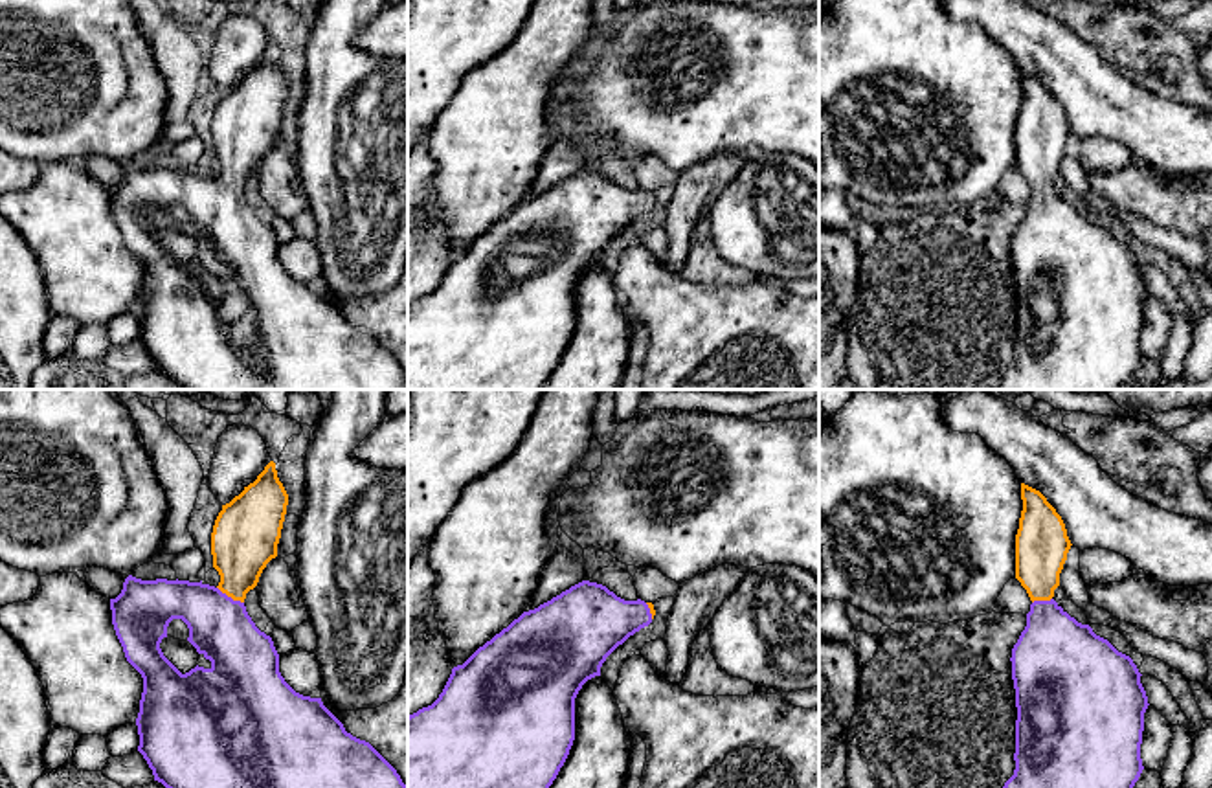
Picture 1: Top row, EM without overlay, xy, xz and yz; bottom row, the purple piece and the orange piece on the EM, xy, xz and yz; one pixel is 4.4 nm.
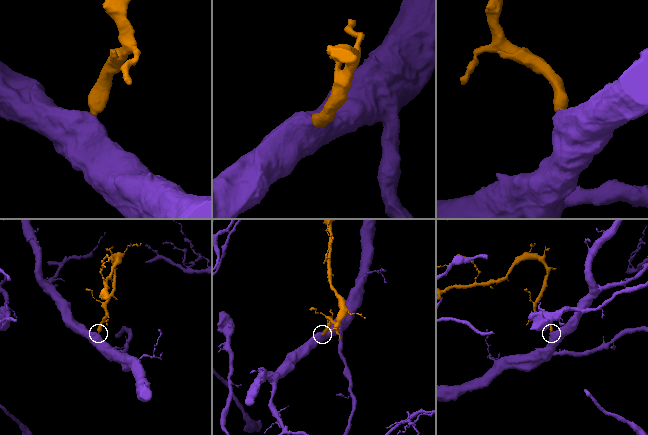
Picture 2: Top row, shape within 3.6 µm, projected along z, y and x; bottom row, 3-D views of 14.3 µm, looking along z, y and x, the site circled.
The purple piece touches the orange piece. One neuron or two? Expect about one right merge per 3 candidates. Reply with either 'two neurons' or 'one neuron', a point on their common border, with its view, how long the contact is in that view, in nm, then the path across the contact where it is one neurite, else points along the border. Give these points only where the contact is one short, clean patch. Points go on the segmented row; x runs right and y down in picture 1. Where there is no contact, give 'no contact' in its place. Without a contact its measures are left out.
one neuron; contact xy (230, 597); length 140 nm; way xy (219, 627), (219, 612), (230, 597), (239, 574), (243, 542)

